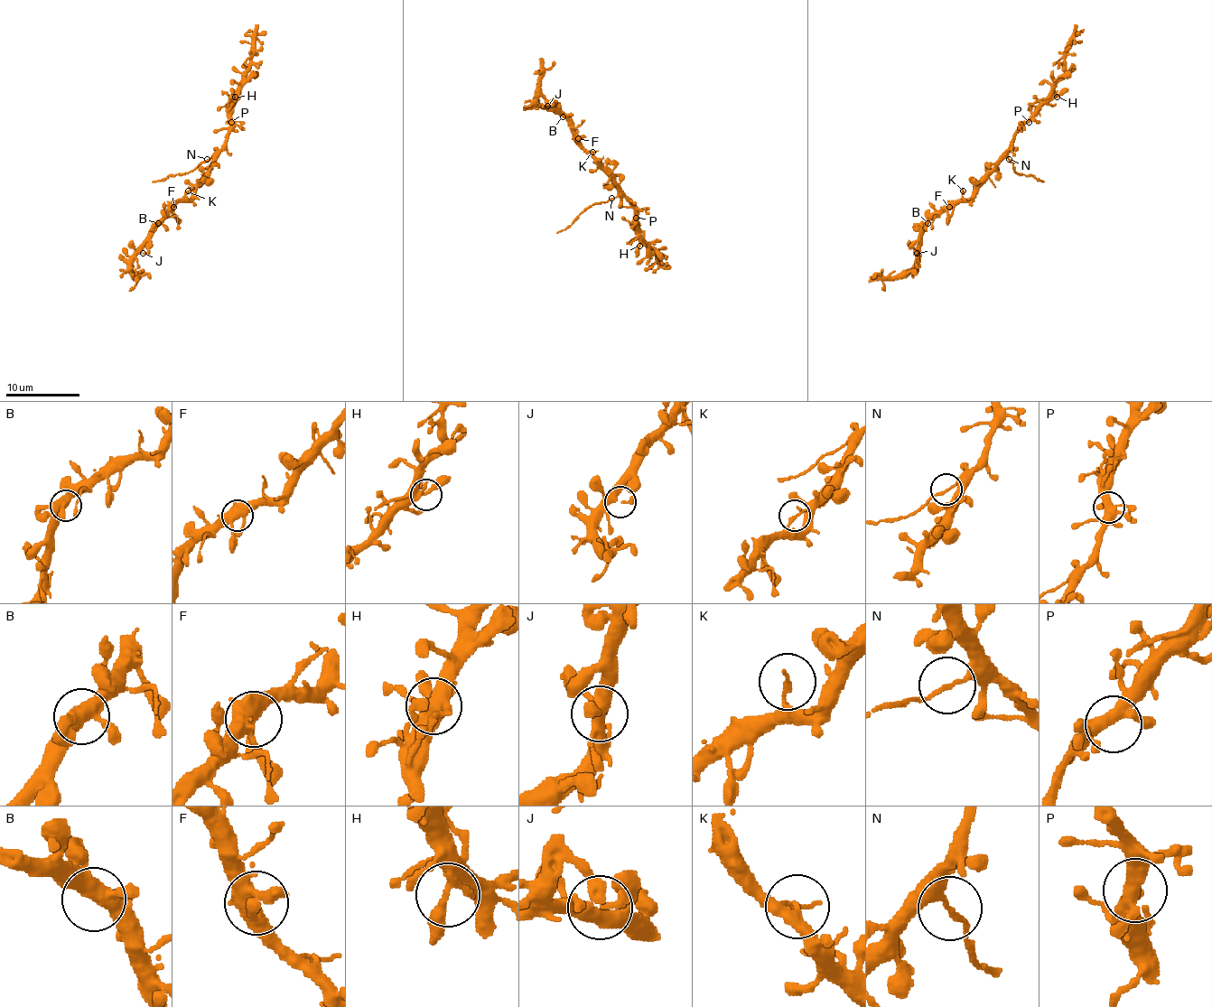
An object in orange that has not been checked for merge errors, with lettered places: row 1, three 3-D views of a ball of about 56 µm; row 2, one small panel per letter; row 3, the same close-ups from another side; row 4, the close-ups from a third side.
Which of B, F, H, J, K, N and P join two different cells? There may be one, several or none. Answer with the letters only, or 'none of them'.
N

